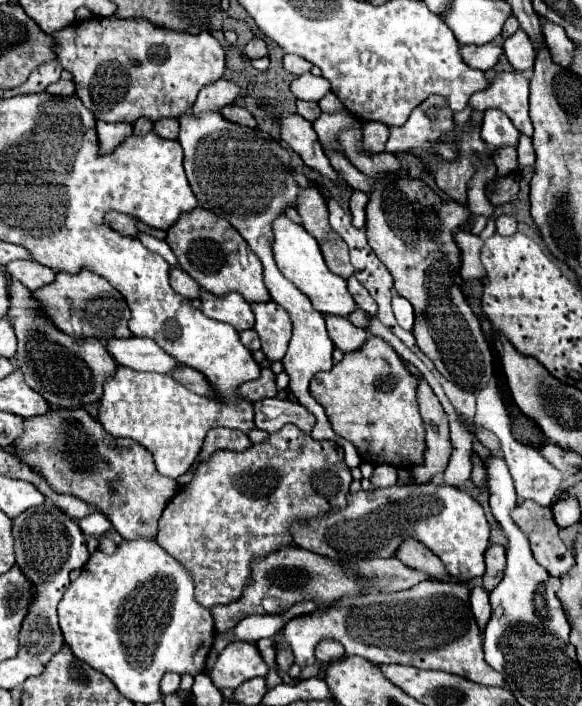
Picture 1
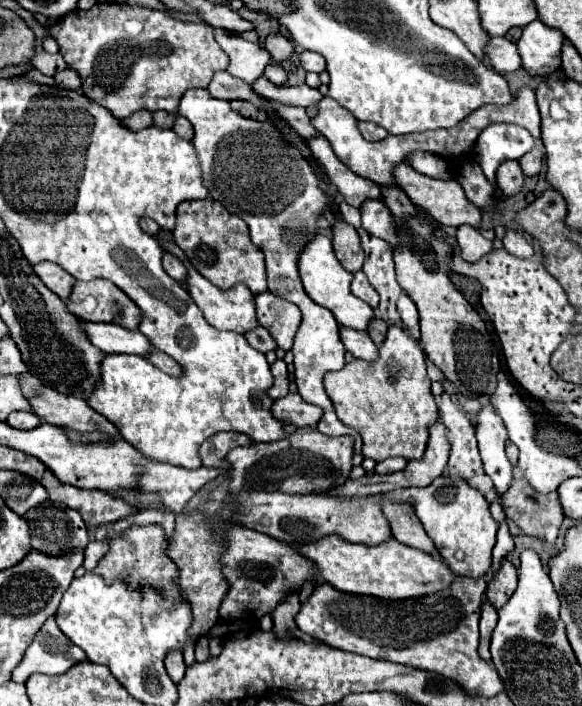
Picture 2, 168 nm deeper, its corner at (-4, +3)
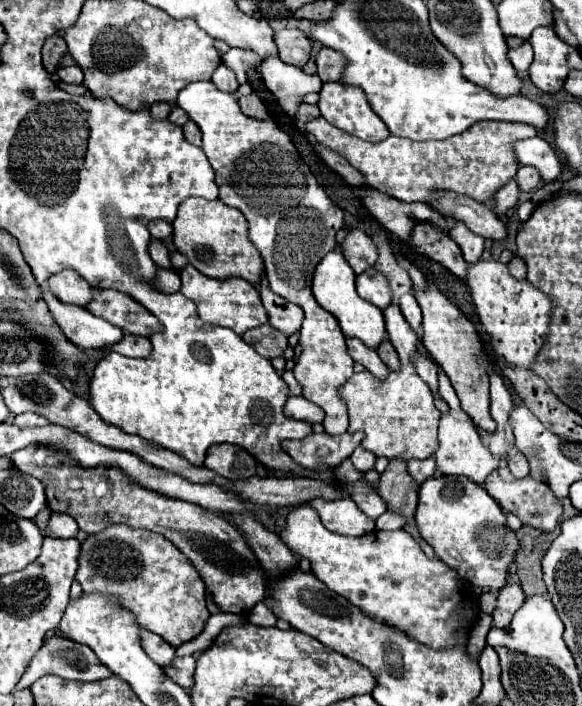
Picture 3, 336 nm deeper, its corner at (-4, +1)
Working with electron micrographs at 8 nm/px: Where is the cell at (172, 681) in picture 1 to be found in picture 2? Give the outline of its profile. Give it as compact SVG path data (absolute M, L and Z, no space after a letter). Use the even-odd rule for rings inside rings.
M179 651L169 653L167 659L165 659L165 669L167 669L169 677L171 677L175 683L179 683L179 681L183 679L183 675L185 675L185 669L187 669L185 663L183 663L183 655L181 655Z

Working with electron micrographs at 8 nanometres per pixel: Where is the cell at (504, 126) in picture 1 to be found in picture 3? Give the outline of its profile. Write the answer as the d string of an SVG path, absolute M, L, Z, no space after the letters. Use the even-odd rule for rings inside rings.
M543 137L517 141L515 153L517 153L521 165L537 167L543 183L553 183L553 181L559 179L563 161L557 157L555 149Z

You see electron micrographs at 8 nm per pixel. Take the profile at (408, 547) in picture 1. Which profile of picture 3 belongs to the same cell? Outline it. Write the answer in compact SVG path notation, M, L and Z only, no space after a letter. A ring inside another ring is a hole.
M393 459L387 469L381 473L381 481L377 485L379 495L387 501L387 507L403 513L407 519L413 517L417 509L417 491L419 485L407 473L407 463Z

